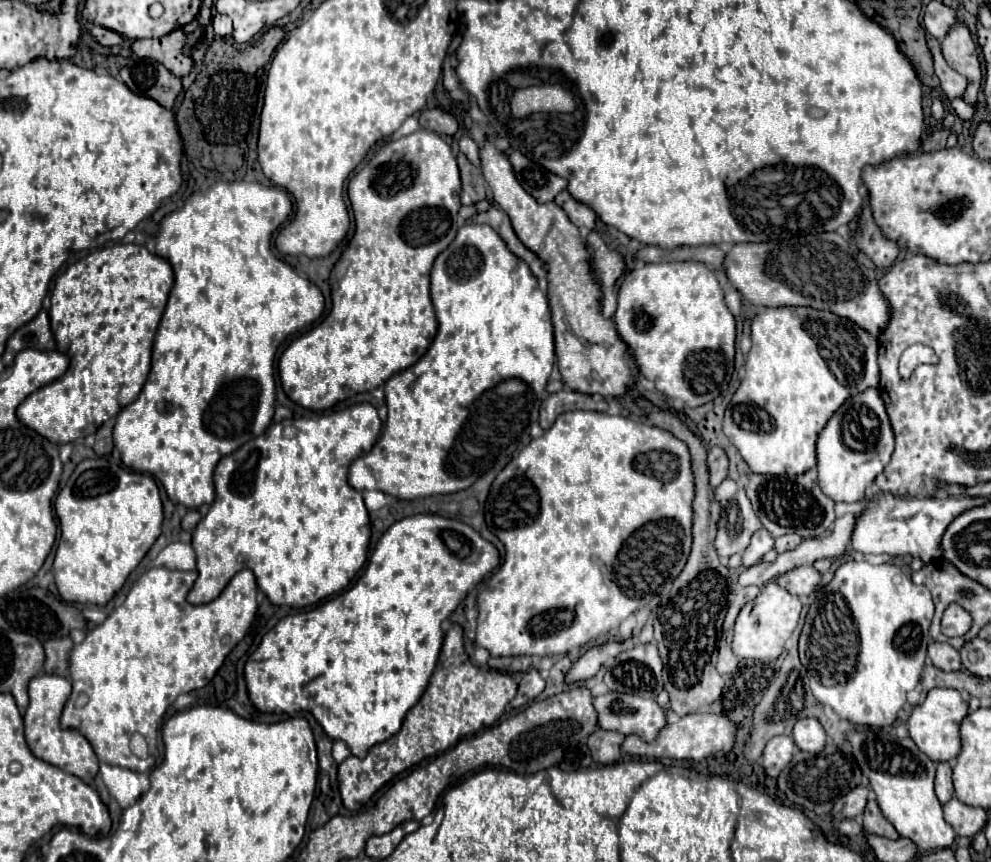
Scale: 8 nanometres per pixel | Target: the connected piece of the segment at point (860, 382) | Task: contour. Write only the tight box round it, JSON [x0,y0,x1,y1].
[723,307,877,475]

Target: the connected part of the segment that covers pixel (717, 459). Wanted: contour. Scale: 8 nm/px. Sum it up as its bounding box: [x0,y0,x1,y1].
[707,447,727,487]

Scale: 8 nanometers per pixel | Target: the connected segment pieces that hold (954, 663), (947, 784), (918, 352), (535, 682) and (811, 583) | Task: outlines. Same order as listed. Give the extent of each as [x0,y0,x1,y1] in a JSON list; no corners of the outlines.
[[927,643,961,671],[935,763,953,803],[899,343,937,377],[511,669,545,707],[777,565,821,595]]

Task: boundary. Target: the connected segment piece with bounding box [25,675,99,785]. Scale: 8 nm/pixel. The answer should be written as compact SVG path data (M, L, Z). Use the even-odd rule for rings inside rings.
M39 675L39 677L31 679L31 683L29 683L31 703L29 703L27 713L25 713L25 739L27 739L31 753L37 759L51 763L51 765L57 765L63 771L77 775L79 779L83 779L85 783L91 785L97 771L99 771L99 761L97 761L93 747L79 731L63 731L59 727L59 715L63 711L65 701L69 699L69 695L71 695L71 683L63 677Z

